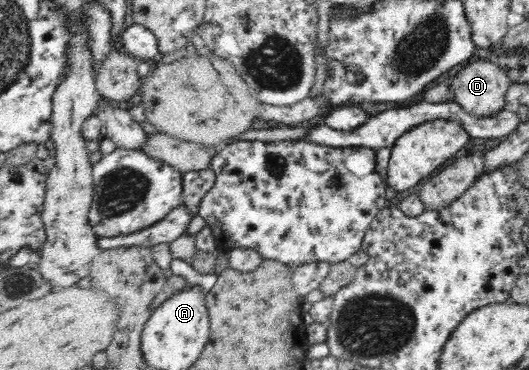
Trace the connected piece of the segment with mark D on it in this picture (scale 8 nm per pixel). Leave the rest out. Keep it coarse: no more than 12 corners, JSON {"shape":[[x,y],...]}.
{"shape":[[495,60],[458,72],[455,101],[490,118],[506,108],[509,79]]}

